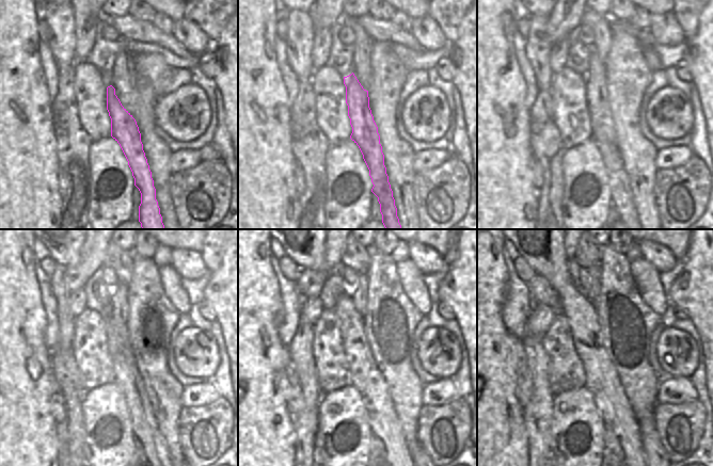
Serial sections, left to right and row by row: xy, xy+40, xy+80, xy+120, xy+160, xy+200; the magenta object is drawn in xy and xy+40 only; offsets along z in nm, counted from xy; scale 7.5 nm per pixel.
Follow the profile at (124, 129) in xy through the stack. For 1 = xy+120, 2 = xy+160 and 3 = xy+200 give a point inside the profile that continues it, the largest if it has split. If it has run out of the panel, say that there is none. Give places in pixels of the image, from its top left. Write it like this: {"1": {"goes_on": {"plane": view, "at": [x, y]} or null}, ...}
{"1": {"goes_on": {"plane": "xy+120", "at": [120, 299]}}, "2": {"goes_on": {"plane": "xy+160", "at": [359, 296]}}, "3": {"goes_on": {"plane": "xy+200", "at": [596, 272]}}}

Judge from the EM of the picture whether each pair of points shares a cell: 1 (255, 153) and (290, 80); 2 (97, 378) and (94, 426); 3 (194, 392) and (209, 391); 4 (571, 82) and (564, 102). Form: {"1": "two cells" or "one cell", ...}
{"1": "two cells", "2": "two cells", "3": "one cell", "4": "one cell"}

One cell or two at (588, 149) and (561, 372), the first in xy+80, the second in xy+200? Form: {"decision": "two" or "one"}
{"decision": "two"}

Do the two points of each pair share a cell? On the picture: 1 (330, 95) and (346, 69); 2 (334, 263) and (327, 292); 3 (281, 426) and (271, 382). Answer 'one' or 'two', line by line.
1: two
2: two
3: one

